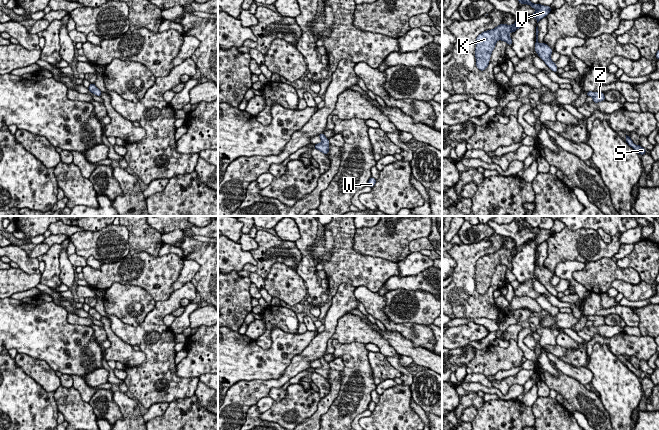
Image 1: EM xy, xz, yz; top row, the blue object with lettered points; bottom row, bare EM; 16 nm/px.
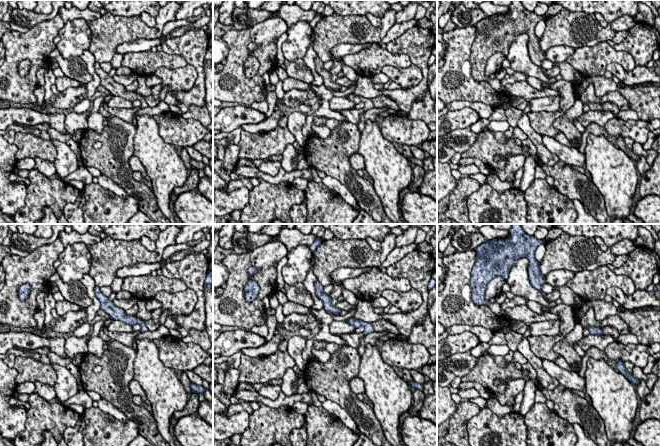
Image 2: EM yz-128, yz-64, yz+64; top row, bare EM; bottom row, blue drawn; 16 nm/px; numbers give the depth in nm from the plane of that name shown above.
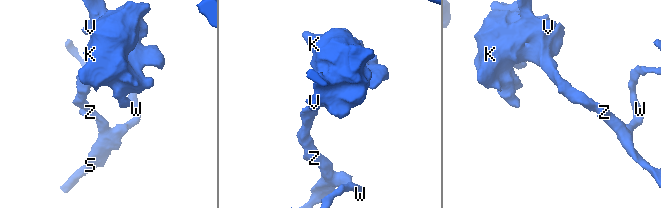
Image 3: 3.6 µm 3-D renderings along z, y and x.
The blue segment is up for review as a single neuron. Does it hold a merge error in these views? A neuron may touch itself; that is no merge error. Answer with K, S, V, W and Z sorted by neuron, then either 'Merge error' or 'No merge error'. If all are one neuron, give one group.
Groups: K S V W Z. No merge error

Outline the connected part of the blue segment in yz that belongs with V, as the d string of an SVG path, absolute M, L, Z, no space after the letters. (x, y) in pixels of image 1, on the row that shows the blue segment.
M518 0L520 4L528 4L536 11L534 14L527 16L522 21L517 23L515 21L512 25L506 25L501 23L496 28L492 30L487 30L479 34L476 38L476 48L475 48L475 58L476 67L480 71L487 69L491 57L491 53L495 48L496 42L498 40L505 41L508 45L512 45L512 39L509 35L511 32L515 32L519 29L522 23L529 17L534 17L537 23L544 17L546 17L551 12L550 6L544 6L538 4L533 4L530 0Z

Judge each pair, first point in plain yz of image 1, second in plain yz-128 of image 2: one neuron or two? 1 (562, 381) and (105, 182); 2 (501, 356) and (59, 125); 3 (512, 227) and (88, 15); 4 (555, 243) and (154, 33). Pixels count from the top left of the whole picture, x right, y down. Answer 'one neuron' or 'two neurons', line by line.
1: two neurons
2: two neurons
3: one neuron
4: one neuron

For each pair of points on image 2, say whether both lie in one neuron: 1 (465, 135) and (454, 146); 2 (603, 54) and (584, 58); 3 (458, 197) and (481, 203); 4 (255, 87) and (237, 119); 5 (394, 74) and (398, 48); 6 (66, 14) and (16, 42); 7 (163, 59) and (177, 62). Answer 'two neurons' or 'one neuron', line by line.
1: one neuron
2: one neuron
3: two neurons
4: two neurons
5: two neurons
6: two neurons
7: one neuron

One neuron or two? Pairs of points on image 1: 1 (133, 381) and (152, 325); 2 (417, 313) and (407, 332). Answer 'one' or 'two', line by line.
1: one
2: two

